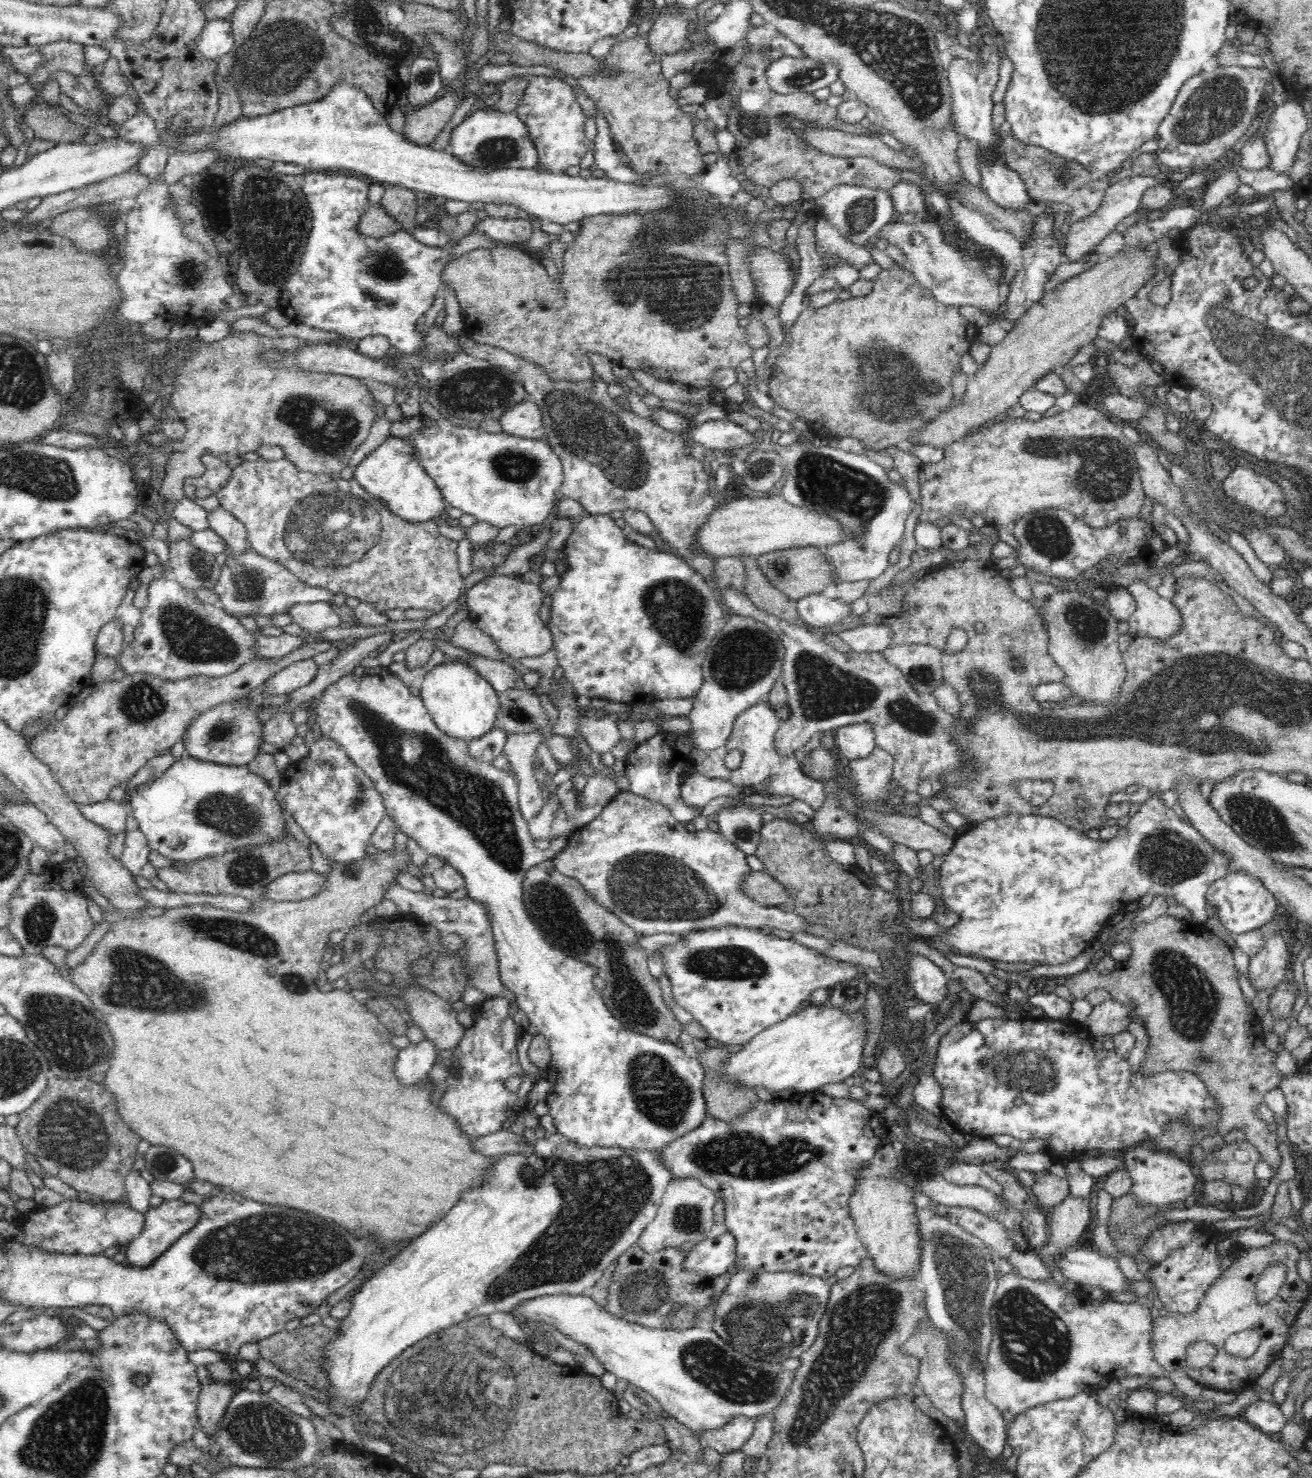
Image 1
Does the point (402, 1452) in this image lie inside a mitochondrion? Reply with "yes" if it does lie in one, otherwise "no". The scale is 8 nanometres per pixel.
yes

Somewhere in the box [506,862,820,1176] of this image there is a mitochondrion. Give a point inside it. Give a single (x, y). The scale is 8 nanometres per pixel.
(550, 903)

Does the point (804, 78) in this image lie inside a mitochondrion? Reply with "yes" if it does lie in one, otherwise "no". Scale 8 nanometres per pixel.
yes

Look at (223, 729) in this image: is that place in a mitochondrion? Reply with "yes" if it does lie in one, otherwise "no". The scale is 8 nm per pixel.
yes

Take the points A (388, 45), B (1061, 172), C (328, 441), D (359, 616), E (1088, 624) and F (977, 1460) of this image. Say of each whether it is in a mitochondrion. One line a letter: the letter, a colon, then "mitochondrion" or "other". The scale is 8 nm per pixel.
A: mitochondrion
B: mitochondrion
C: mitochondrion
D: other
E: mitochondrion
F: other

